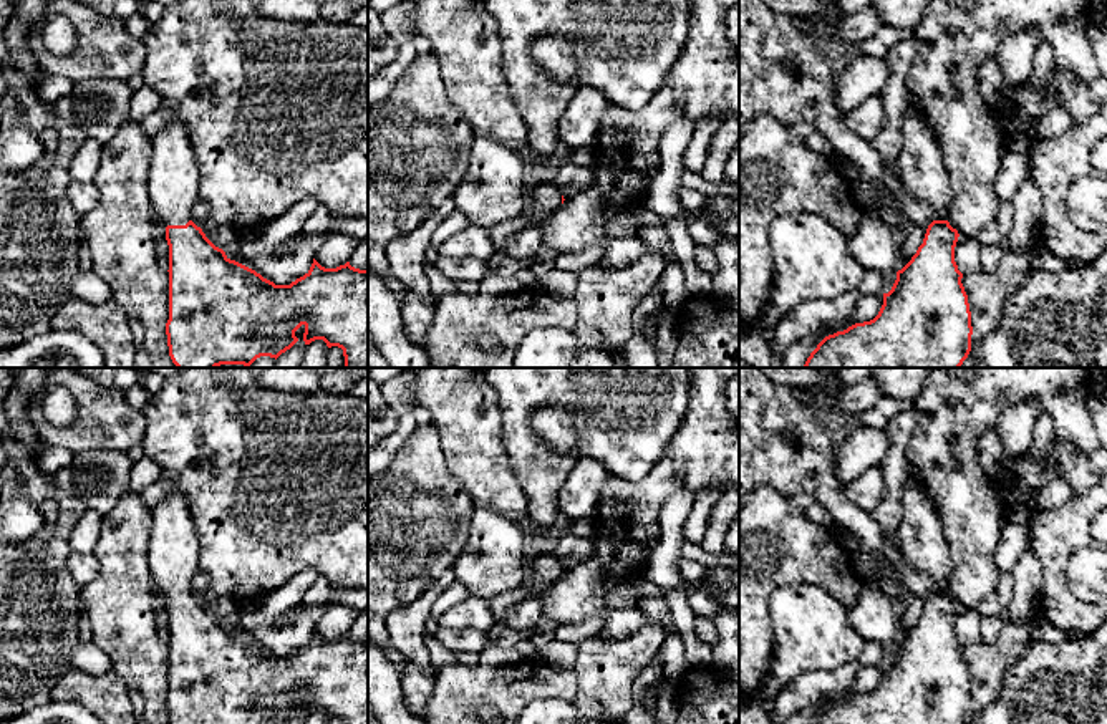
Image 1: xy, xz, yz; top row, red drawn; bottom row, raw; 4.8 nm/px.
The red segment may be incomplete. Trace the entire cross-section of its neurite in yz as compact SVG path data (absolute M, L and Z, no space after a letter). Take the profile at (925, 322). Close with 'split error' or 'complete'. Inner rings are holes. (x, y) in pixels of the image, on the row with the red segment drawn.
M910 101L902 118L902 149L895 159L905 191L935 210L923 244L911 260L897 272L897 280L878 315L825 336L807 358L804 368L960 368L971 351L971 311L961 283L963 273L955 262L958 230L948 222L951 200L950 174L941 146Z; split error

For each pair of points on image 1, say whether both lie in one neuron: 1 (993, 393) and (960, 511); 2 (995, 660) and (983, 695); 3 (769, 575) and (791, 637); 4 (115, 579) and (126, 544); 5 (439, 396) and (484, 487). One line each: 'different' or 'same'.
1: same
2: same
3: different
4: same
5: same

